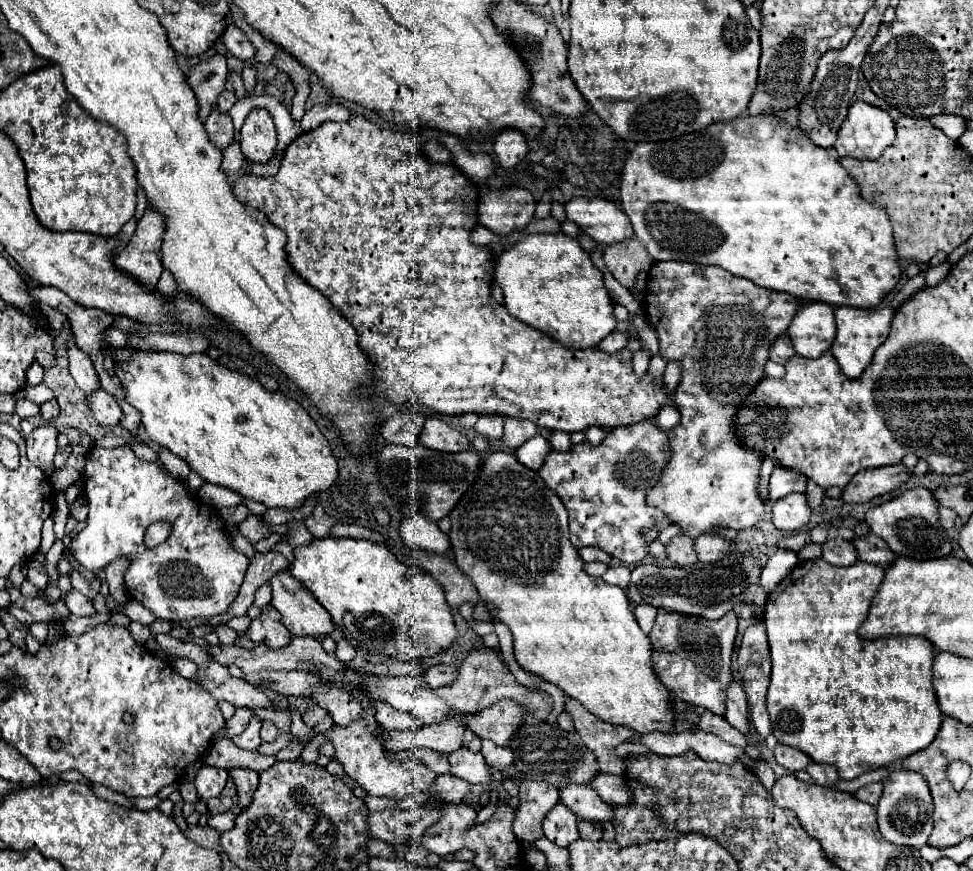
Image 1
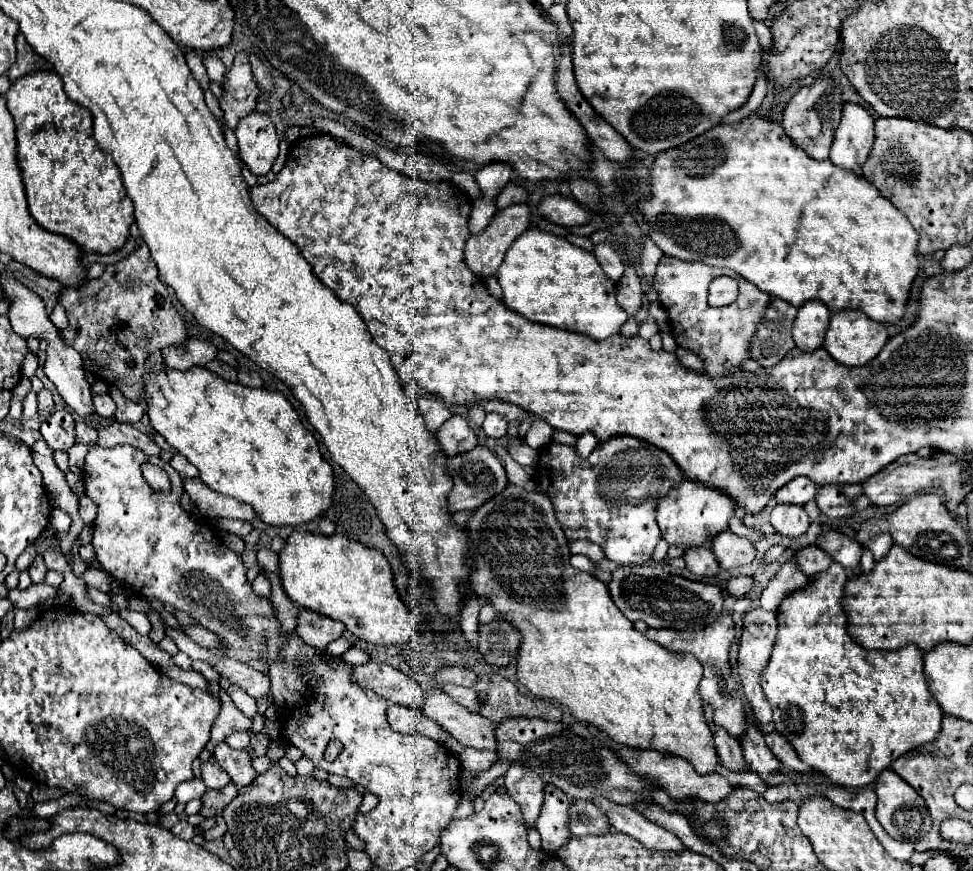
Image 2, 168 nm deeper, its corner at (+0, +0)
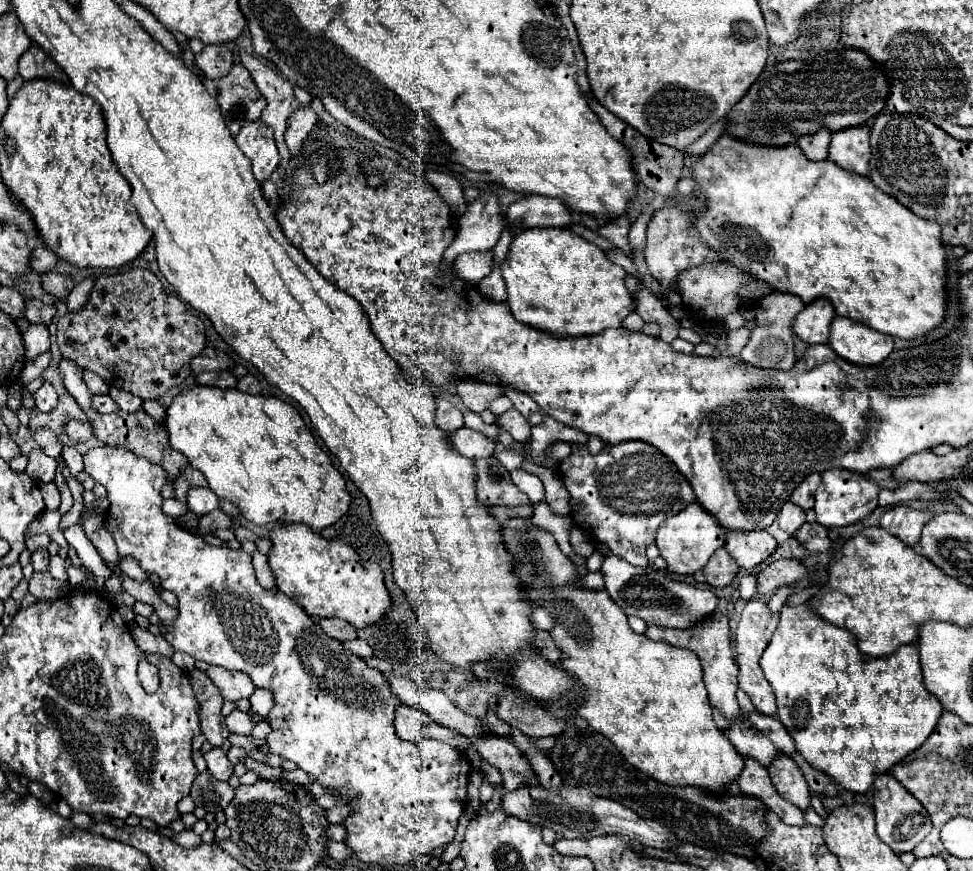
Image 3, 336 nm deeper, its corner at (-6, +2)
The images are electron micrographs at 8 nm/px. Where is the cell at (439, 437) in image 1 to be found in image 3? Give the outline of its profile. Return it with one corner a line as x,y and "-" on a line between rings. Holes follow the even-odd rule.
461,427
457,431
451,431
449,439
451,439
453,447
469,459
487,457
487,455
493,455
493,451
495,451
493,439
489,439
487,435
483,435
479,431
473,431
469,427

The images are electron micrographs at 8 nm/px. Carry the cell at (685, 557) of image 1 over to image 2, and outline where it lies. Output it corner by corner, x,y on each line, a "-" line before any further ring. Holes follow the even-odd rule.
697,547
697,549
689,549
683,555
687,569
697,575
697,577
717,577
721,573
721,567
717,565
717,557
713,555
711,549
707,547

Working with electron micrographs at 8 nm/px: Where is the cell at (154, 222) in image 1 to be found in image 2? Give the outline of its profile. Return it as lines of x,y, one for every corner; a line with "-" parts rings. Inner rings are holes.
143,241
129,257
107,265
107,271
99,279
85,281
81,289
65,291
59,299
67,311
69,327
59,329
59,335
67,345
77,349
89,373
121,389
127,399
143,403
143,375
167,369
161,349
183,345
189,335
185,321
171,305
157,269
131,269
131,265
155,265
-
157,331
165,331
165,341
155,341

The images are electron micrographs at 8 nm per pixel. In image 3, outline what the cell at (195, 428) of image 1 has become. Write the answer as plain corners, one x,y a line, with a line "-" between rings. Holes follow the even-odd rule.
191,385
167,407
165,425
171,447
183,453
189,463
205,475
209,489
217,497
231,501
243,517
255,525
303,523
319,533
321,529
333,525
349,507
351,497
345,489
345,479
333,467
329,455
317,445
297,409
277,397
255,397
239,389

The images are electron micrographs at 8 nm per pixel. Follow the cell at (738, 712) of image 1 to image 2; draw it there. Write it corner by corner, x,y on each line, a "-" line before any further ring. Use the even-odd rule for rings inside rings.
755,725
747,727
747,733
741,737
741,747
751,771
755,771
765,783
771,773
777,773
783,769
777,757
771,753
771,749
765,745
763,733

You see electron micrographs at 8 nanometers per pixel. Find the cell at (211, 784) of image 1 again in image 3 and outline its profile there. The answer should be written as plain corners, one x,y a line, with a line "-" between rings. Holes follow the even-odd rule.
211,749
203,757
207,761
209,773
215,779
219,779
219,781
229,781
231,779
231,775
233,775
233,763
227,759
225,749

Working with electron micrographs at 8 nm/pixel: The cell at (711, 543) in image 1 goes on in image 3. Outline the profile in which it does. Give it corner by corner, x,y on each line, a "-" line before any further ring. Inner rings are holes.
729,531
725,539
725,549
737,561
741,569
755,569
765,561
777,547
775,539
763,531

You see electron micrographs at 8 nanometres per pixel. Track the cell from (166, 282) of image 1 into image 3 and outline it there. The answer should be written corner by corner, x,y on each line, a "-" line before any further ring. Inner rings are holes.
111,387
111,389
109,389
109,395
117,401
117,405
119,405
121,411
133,413
133,411
141,411
141,409
143,409
143,399
135,397
135,395
131,395
131,393
125,393
125,391
117,389
117,387

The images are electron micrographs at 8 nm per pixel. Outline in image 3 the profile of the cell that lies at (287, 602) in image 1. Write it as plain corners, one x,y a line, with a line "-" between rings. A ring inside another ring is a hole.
325,619
325,621
319,621
319,627
337,641
347,641
347,639
357,637
355,629
351,625
347,625
343,619

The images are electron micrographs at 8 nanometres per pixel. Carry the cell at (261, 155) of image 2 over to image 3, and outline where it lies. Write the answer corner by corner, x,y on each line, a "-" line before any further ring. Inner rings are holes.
249,121
241,127
235,141
241,151
247,153
247,157
251,159
255,179
259,183
269,179
269,175
279,165
279,153
271,127
267,127
263,121

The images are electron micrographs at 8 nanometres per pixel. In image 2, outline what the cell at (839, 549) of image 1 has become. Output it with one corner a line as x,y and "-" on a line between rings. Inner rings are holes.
809,545
805,549
795,551
793,557
797,561
799,571
805,573
807,577
813,577
813,573
823,573
833,563
833,559
825,551
815,549
815,545

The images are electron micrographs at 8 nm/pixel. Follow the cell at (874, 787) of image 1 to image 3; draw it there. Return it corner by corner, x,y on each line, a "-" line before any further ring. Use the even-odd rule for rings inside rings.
795,753
795,755
791,755
791,757
793,757
795,763
799,765
799,769
803,771
803,775
805,775
805,779
807,779
807,783
809,783
809,789
811,789
813,793
821,793
821,795
837,797
837,791
833,789
833,783
831,783
831,779
829,779
825,773
813,769
813,767
811,767
799,753

